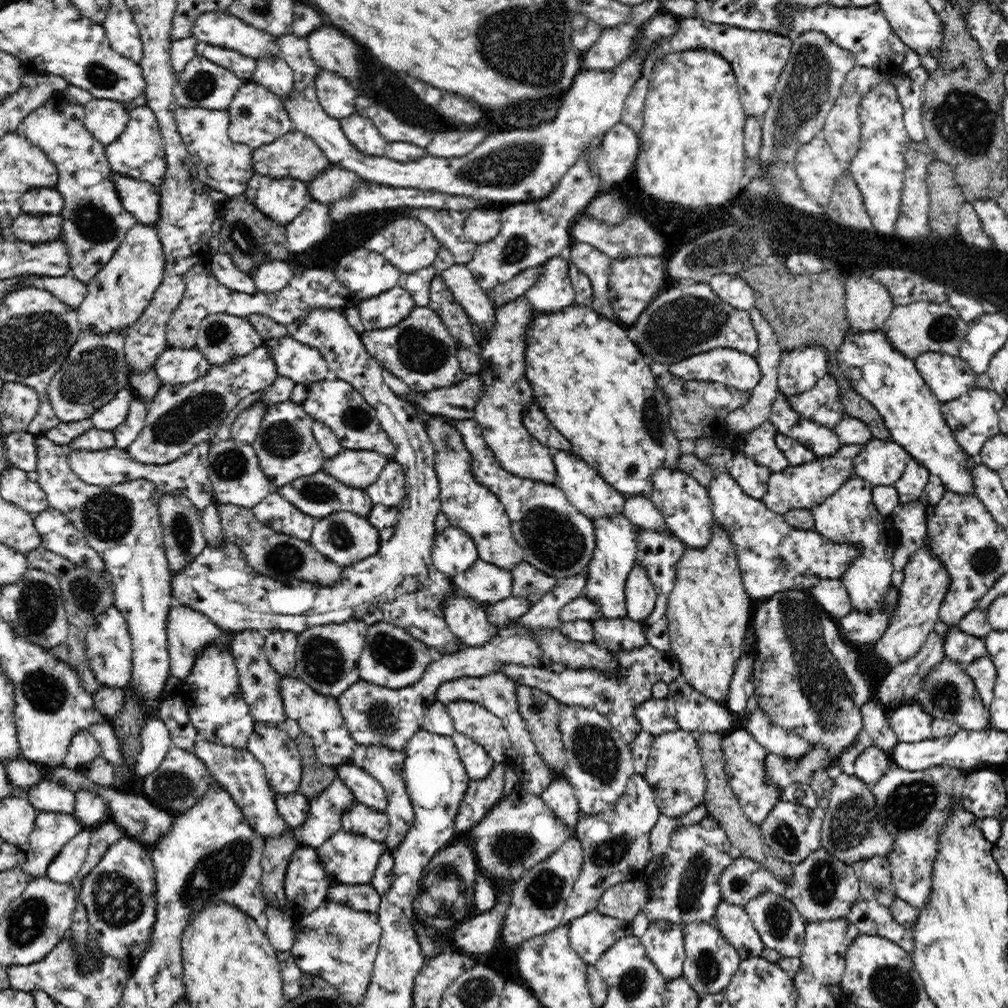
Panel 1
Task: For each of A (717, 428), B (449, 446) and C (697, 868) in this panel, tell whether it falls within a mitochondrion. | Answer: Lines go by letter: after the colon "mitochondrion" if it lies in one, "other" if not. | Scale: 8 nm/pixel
A: other
B: mitochondrion
C: mitochondrion

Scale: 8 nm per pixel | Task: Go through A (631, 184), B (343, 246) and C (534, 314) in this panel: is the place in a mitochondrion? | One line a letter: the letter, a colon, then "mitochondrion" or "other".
A: other
B: other
C: other

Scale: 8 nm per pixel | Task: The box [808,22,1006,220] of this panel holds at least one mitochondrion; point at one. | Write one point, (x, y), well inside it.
(961, 119)

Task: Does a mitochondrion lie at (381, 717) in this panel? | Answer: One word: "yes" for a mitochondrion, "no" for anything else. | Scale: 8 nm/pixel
yes

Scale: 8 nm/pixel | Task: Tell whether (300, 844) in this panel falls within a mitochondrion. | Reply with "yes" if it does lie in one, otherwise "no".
no

